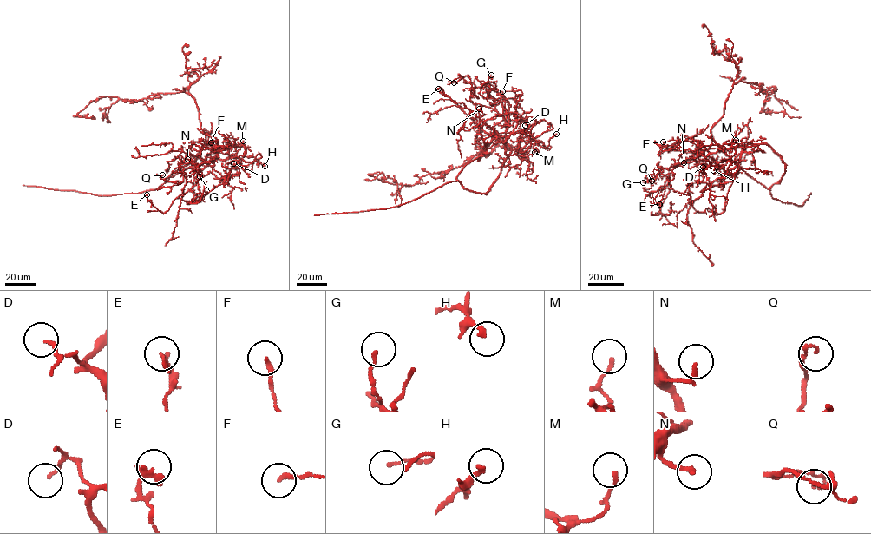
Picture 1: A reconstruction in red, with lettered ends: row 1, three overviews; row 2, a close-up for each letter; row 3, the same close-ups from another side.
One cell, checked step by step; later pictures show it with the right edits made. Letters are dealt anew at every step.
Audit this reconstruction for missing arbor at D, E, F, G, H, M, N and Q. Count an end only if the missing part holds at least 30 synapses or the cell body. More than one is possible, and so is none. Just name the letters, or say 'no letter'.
no letter

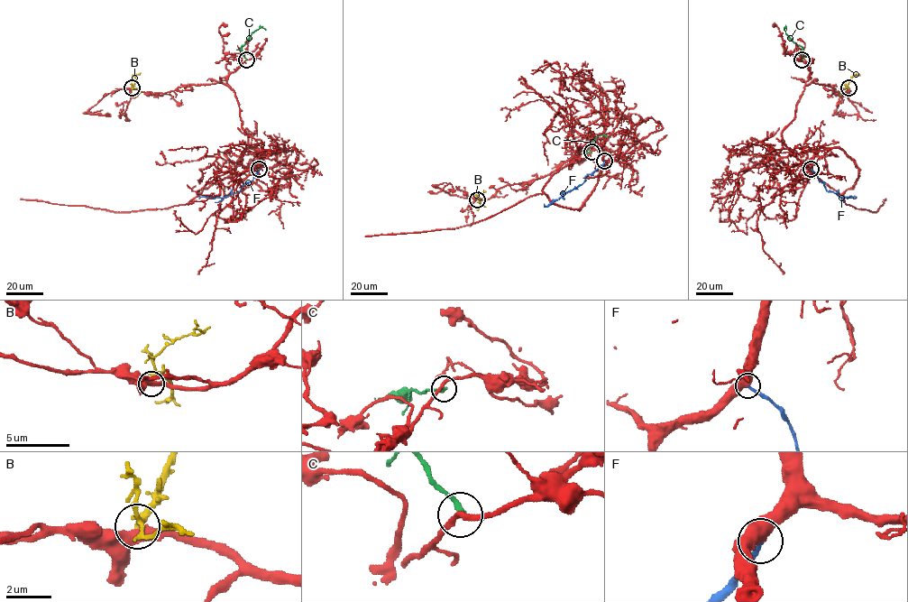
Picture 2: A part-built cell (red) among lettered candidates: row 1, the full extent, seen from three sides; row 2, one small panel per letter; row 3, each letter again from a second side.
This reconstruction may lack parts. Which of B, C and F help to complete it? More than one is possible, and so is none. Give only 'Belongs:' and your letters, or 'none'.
Belongs: F

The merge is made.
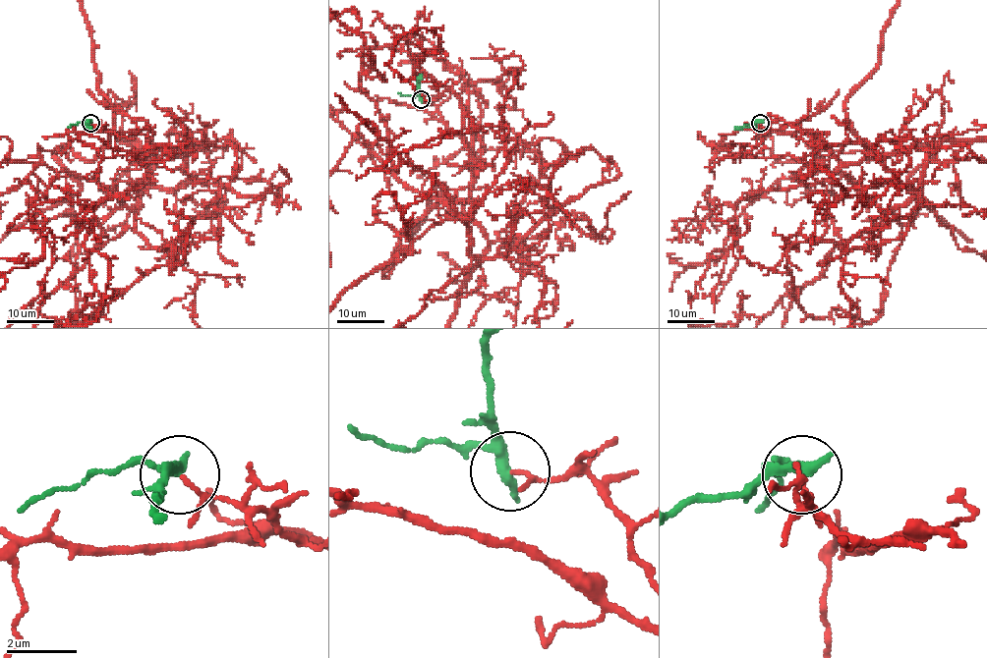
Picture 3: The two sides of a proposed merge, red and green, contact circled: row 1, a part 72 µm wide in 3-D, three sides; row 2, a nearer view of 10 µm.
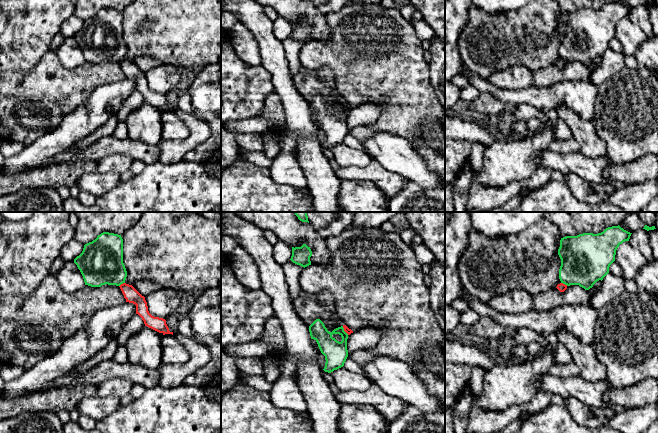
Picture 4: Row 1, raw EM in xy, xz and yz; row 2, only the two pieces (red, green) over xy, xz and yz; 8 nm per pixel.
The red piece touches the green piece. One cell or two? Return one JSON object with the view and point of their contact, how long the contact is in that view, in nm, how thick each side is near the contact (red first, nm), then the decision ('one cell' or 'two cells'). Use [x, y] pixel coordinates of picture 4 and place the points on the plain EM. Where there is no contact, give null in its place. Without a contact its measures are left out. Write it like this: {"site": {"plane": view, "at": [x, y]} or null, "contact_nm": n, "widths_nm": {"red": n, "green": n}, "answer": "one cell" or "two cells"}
{"site": {"plane": "yz", "at": [564, 60]}, "contact_nm": 60, "widths_nm": {"red": 70, "green": 380}, "answer": "two cells"}

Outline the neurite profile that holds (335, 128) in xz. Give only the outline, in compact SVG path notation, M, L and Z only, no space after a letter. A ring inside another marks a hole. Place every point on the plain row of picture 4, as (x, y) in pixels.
M316 95L310 102L311 115L314 115L321 129L325 132L324 147L331 149L344 142L348 133L347 115L348 110L343 102L329 108L320 95Z

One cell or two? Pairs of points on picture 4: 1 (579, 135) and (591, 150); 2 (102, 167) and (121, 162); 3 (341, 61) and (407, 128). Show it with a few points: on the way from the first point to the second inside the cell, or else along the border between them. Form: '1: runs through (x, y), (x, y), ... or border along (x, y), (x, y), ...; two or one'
1: runs through (583, 139), (590, 146); one
2: runs through (107, 165), (116, 163); one
3: runs through (360, 69), (400, 109); one

